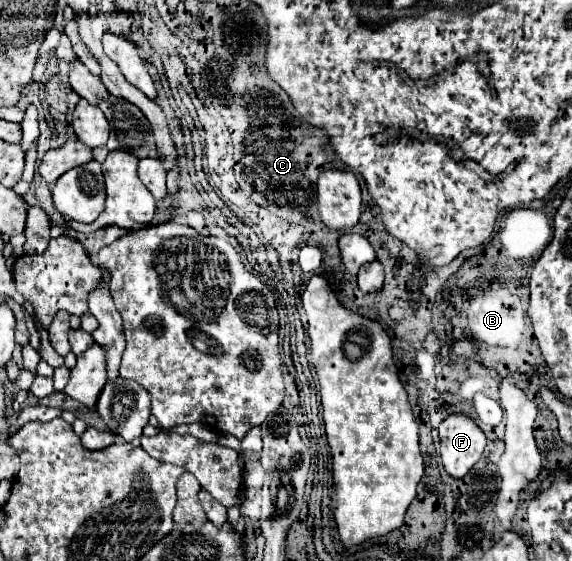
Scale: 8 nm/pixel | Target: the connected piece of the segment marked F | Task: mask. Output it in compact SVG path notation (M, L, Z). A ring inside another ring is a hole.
M461 413L449 415L439 425L441 461L453 479L463 479L481 459L485 449L485 433L477 423Z

